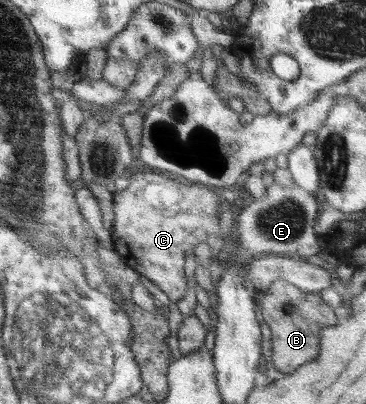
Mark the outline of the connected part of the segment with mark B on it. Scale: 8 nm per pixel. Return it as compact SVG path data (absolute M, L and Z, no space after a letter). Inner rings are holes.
M276 280L266 292L252 291L252 293L263 320L271 330L274 368L287 375L303 364L316 360L319 353L319 332L338 324L334 309L324 303L318 293L304 293L300 288L284 280ZM286 303L292 304L293 309L287 311Z

